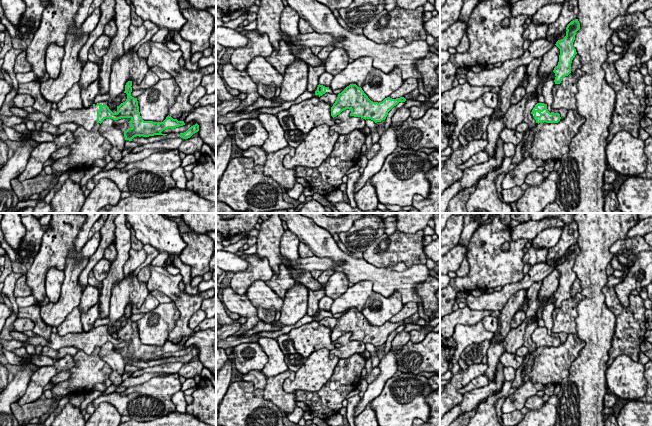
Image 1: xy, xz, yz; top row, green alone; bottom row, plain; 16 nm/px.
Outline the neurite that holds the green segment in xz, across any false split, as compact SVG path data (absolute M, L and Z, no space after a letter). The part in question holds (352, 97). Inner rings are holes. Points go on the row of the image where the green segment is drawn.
M350 84L347 87L332 90L330 87L318 85L313 97L319 98L325 93L337 94L338 97L331 107L331 116L334 118L342 111L350 109L350 116L371 119L375 123L386 119L388 112L399 102L405 102L404 97L392 99L385 98L382 102L373 102L364 93L361 87Z

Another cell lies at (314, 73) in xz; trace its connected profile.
M321 60L322 64L317 67L309 66L308 70L308 82L307 91L315 92L319 85L319 77L326 71L325 70L325 60Z

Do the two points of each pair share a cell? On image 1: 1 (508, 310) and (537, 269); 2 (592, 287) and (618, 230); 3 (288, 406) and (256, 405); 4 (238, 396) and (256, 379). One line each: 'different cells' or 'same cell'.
1: different cells
2: same cell
3: different cells
4: different cells

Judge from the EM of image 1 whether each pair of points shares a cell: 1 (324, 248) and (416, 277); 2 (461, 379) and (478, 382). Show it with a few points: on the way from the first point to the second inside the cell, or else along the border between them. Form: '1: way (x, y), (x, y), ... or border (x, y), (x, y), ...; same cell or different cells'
1: way (347, 260), (356, 269), (380, 277), (393, 277); same cell
2: border (484, 373), (472, 378), (457, 391); different cells

